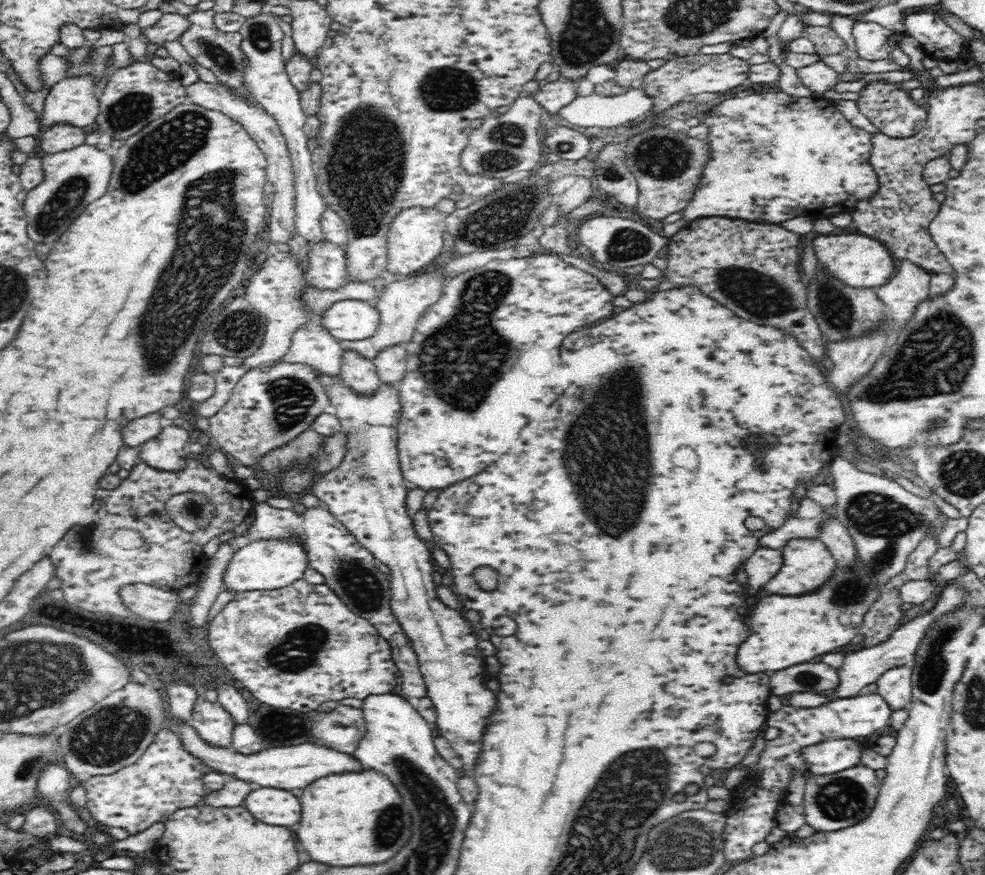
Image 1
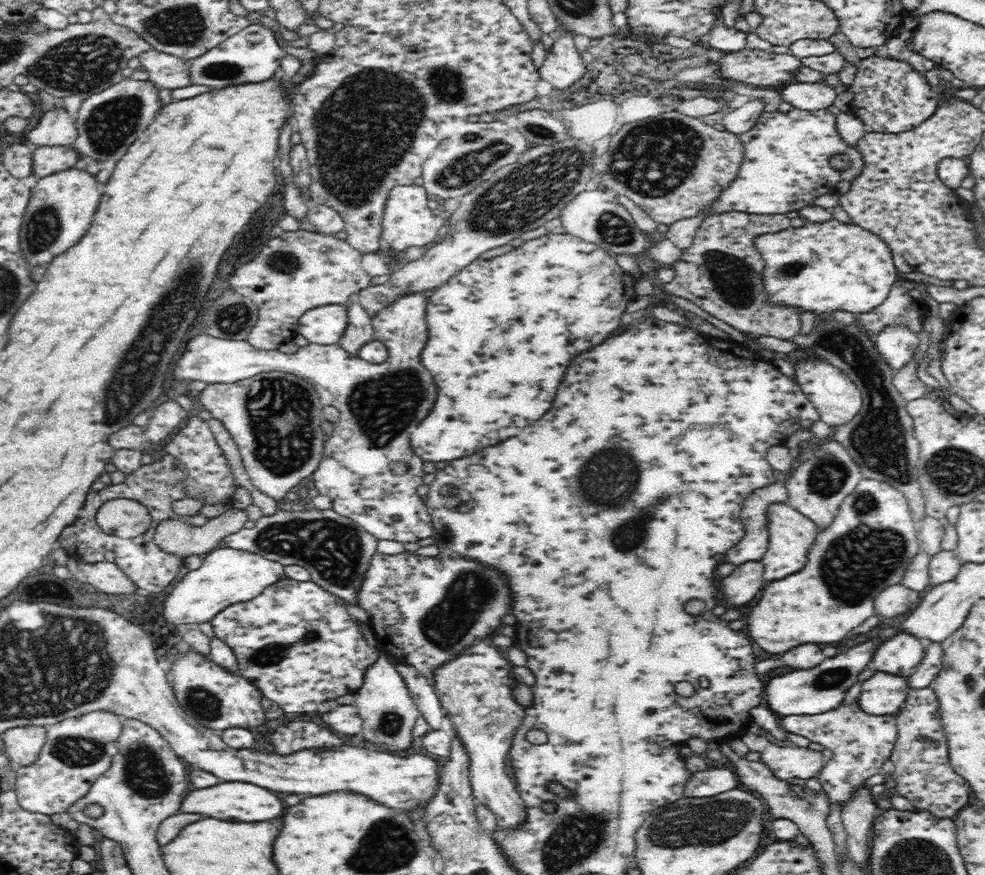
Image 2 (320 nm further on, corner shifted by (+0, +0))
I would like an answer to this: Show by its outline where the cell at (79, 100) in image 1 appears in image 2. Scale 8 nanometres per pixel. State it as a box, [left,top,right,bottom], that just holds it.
[28,108,78,148]

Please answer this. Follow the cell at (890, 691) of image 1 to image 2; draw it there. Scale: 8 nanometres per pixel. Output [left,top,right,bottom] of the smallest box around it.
[871,628,924,676]

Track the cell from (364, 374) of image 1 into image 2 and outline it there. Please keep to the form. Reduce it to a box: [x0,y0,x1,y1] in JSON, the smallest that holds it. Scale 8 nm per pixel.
[338,302,375,358]

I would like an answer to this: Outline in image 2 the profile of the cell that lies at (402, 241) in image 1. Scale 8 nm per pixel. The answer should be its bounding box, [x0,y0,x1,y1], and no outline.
[381,184,445,252]

